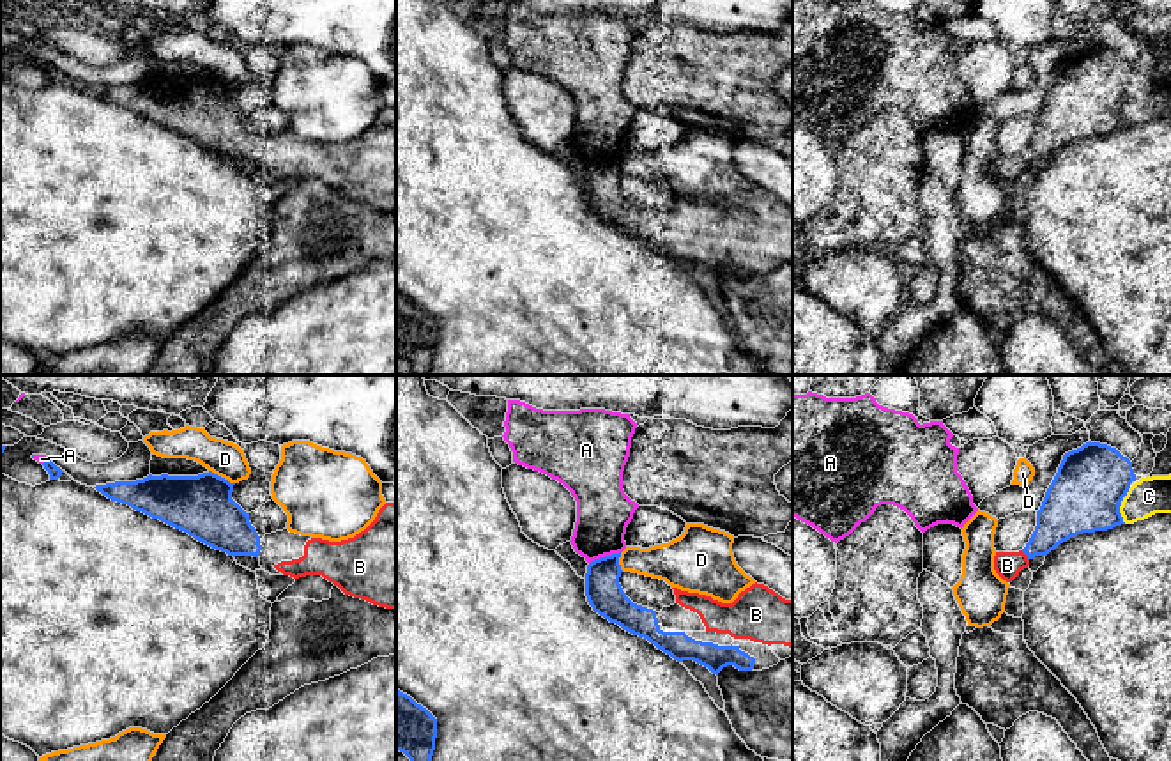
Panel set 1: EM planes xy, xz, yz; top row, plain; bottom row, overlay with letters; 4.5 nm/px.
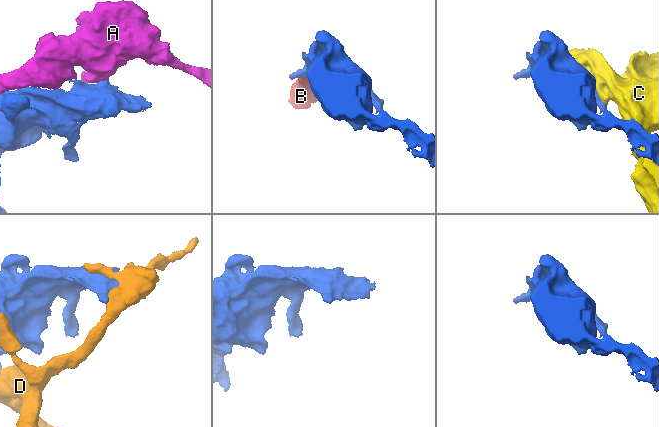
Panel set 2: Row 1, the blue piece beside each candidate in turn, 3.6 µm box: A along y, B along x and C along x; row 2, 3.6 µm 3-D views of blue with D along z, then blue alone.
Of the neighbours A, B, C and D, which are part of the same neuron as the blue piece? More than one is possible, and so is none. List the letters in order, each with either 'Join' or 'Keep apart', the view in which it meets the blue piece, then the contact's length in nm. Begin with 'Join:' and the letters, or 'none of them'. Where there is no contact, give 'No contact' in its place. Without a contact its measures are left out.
Join: B
A: Keep apart. Touches blue in xz. Shared border 160 nm
B: Join. Touches blue in yz. Shared border 60 nm
C: Keep apart. Touches blue in yz. Shared border 170 nm
D: Keep apart. Touches blue in xy. Shared border 140 nm

